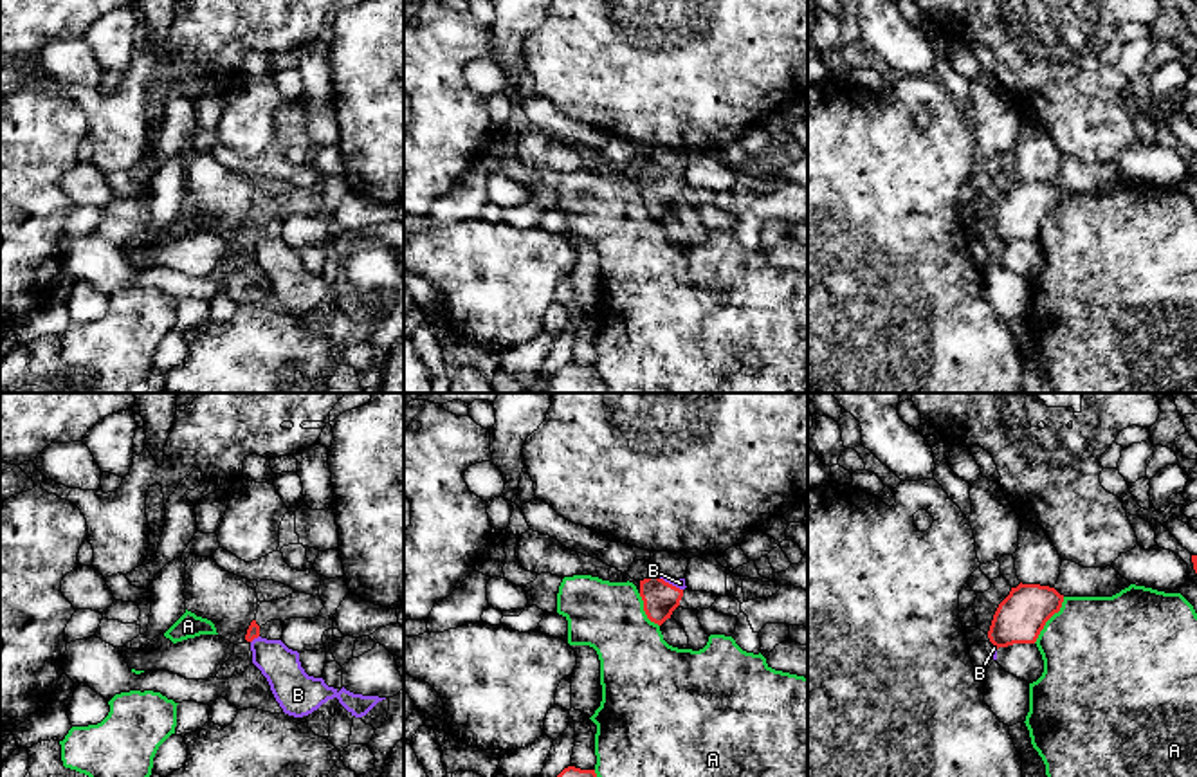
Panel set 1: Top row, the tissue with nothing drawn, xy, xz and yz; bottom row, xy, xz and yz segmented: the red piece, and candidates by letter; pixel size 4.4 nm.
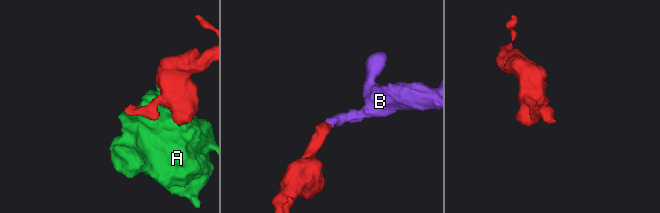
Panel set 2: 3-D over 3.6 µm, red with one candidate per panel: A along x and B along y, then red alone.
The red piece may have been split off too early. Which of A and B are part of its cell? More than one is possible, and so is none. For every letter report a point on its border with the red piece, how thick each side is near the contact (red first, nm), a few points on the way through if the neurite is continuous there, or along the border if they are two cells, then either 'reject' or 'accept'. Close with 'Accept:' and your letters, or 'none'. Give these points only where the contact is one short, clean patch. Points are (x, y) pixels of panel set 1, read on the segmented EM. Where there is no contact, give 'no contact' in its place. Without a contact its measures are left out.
A: meets red in yz at (1048, 619); 220 nm thick on the red side, 480 nm on the other; reject
B: meets red in xz at (667, 583); 160 nm thick on the red side, 50 nm on the other; runs through xz (660, 599), (667, 583), (680, 583); accept
Accept: B

